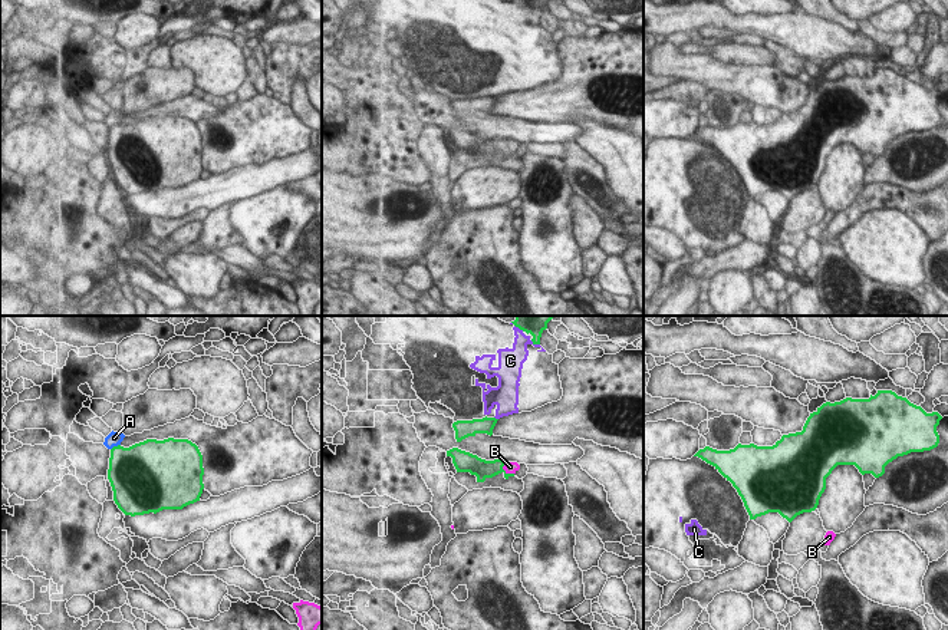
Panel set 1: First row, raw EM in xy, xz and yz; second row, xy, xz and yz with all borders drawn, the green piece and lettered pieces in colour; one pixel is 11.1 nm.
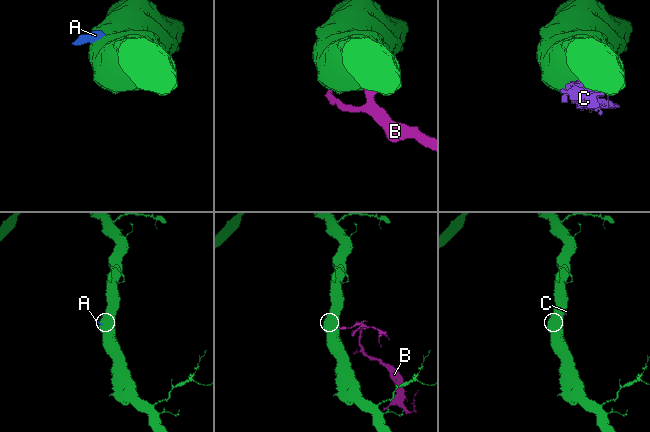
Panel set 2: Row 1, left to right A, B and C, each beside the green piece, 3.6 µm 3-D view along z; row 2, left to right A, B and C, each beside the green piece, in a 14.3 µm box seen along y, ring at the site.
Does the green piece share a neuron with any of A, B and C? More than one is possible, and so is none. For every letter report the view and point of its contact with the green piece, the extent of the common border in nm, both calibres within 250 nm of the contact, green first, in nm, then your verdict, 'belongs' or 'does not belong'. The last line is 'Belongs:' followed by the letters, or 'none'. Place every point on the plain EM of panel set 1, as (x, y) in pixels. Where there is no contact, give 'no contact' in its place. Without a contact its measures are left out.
A: contact xy (115, 125); length 130 nm; calibres 420 and 160 nm; does not belong
B: contact xz (504, 149); length 170 nm; calibres 200 and 130 nm; belongs
C: contact xz (535, 22); length 120 nm; calibres 160 and 200 nm; does not belong
Belongs: B

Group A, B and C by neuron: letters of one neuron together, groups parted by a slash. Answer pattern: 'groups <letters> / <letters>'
groups A / B / C

